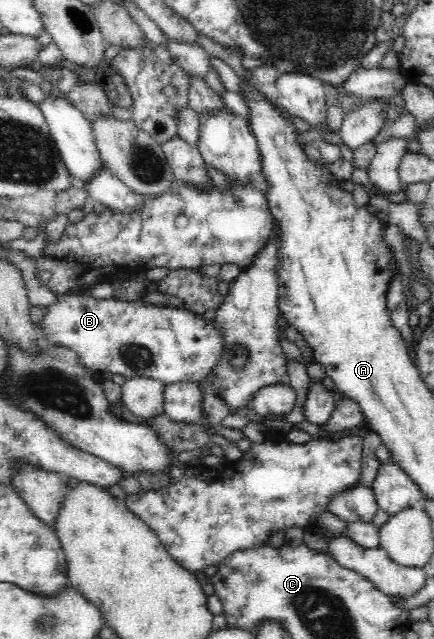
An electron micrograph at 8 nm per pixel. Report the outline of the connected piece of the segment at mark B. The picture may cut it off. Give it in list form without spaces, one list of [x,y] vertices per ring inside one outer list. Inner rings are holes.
[[[61,297],[55,305],[49,307],[49,313],[45,315],[43,319],[43,335],[49,339],[49,343],[59,343],[64,345],[65,348],[69,348],[77,354],[79,362],[85,367],[91,369],[93,372],[97,371],[109,371],[109,373],[117,375],[125,375],[126,379],[132,377],[147,377],[155,379],[164,384],[174,384],[182,381],[186,382],[198,382],[206,376],[209,376],[217,365],[217,357],[220,357],[221,351],[223,351],[223,342],[221,342],[220,329],[211,322],[205,322],[202,314],[189,312],[185,308],[177,309],[163,309],[163,307],[155,307],[155,305],[147,305],[147,303],[141,303],[141,300],[136,300],[135,303],[129,303],[129,301],[115,301],[115,299],[93,299],[93,297]]]

